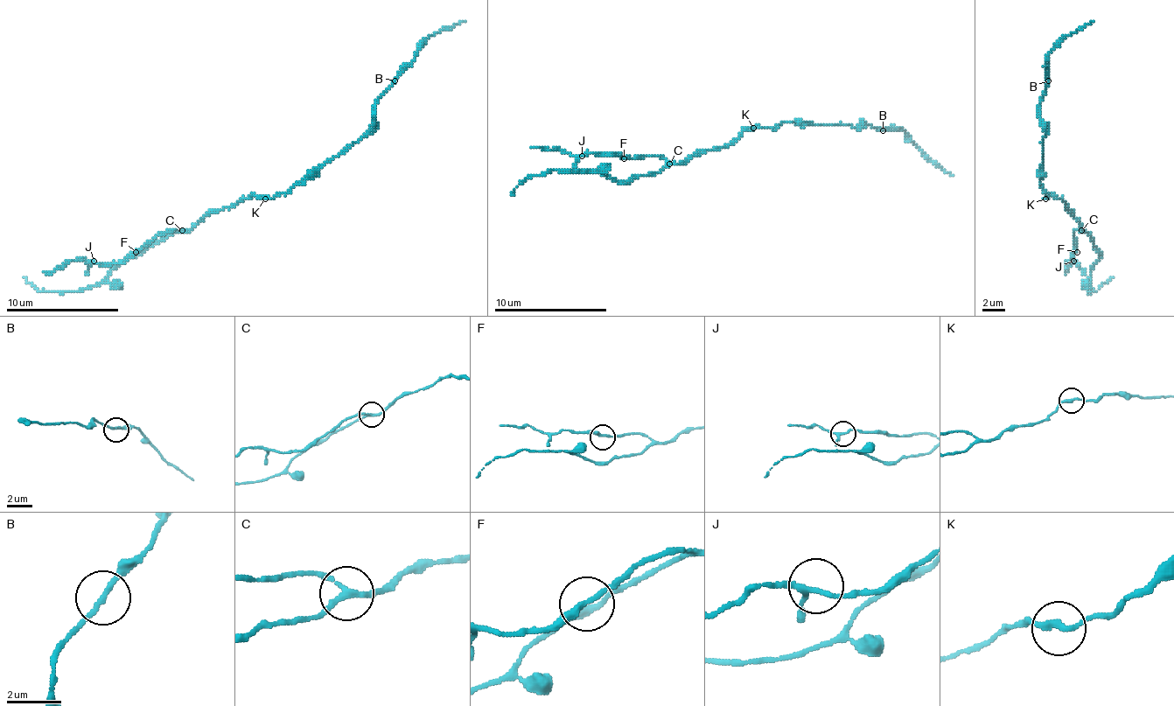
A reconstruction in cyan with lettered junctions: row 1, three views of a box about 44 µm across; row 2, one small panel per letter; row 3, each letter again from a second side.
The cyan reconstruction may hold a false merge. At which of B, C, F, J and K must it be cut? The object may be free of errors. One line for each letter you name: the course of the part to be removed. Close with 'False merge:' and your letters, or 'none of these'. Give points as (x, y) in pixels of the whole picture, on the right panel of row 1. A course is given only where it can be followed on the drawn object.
C: course (1082, 229), (1091, 235), (1099, 252), (1087, 291), (1093, 291), (1113, 277)
False merge: C

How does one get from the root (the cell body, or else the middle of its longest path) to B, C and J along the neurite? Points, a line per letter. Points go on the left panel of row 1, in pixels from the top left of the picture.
B: (265, 196), (274, 199), (288, 193), (344, 153), (369, 129), (375, 100), (394, 80)
C: (265, 196), (251, 196), (229, 207), (212, 210), (190, 229), (181, 229)
J: (265, 196), (251, 196), (229, 207), (212, 210), (190, 229), (158, 233), (116, 263), (96, 263), (94, 261)

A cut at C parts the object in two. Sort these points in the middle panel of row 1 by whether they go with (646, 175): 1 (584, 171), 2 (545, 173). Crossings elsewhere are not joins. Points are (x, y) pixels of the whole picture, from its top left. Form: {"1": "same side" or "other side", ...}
{"1": "same side", "2": "same side"}

